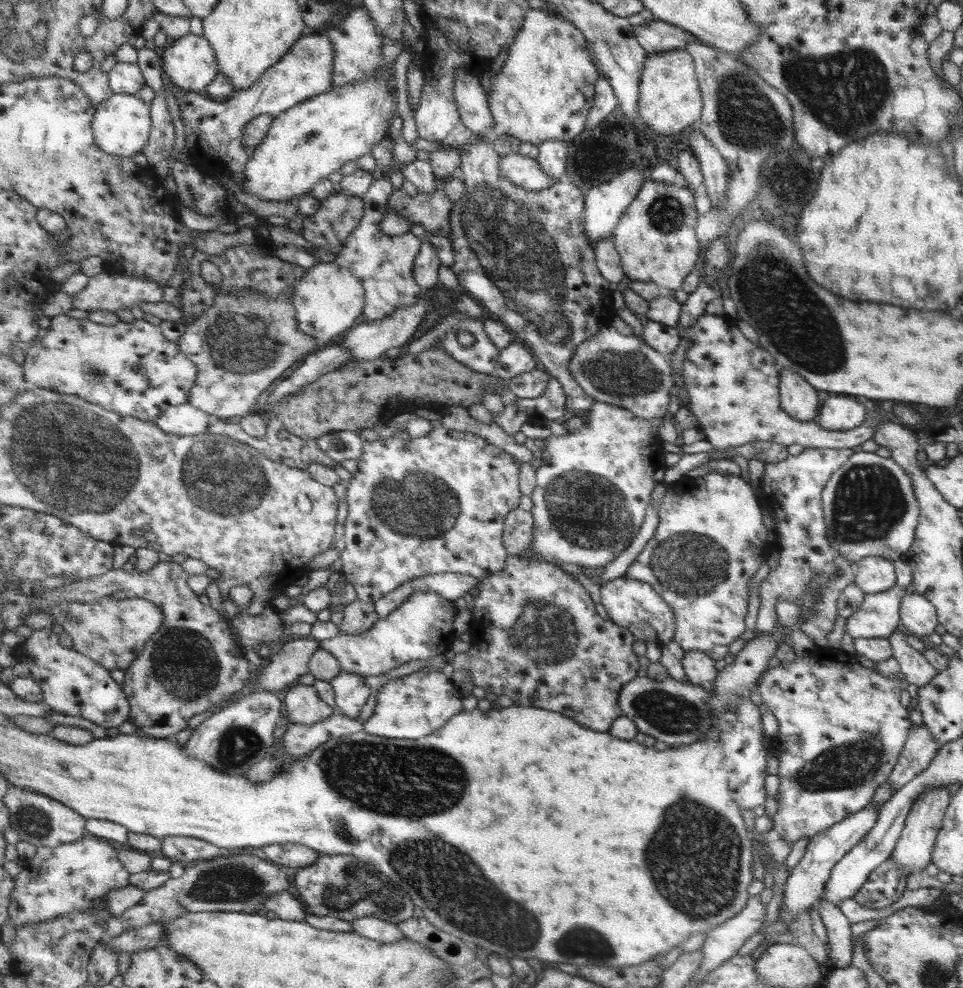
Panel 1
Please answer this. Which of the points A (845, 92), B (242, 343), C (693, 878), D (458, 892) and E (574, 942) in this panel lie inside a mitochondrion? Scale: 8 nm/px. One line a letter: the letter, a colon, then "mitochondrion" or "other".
A: mitochondrion
B: mitochondrion
C: mitochondrion
D: mitochondrion
E: mitochondrion

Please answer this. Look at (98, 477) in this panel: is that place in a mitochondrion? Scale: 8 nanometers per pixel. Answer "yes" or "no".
yes

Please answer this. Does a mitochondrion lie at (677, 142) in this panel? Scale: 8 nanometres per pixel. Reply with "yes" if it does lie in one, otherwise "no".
no

